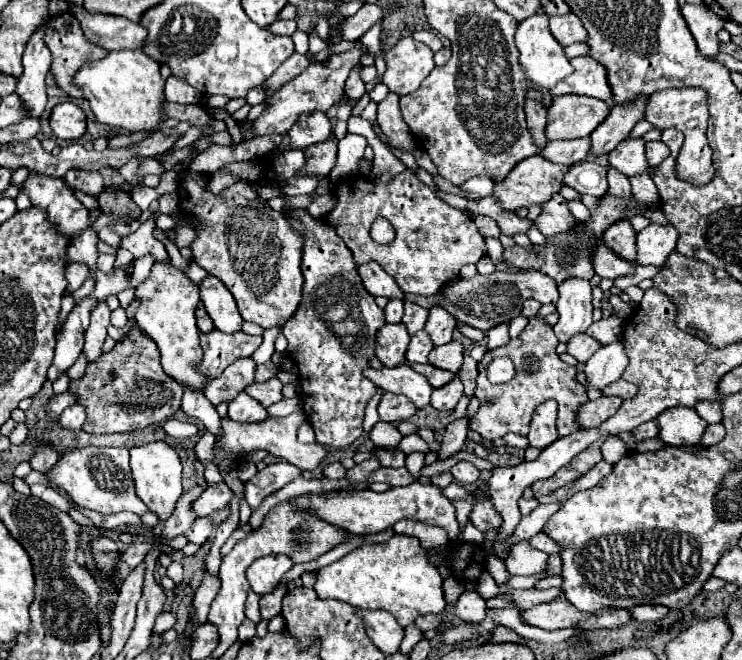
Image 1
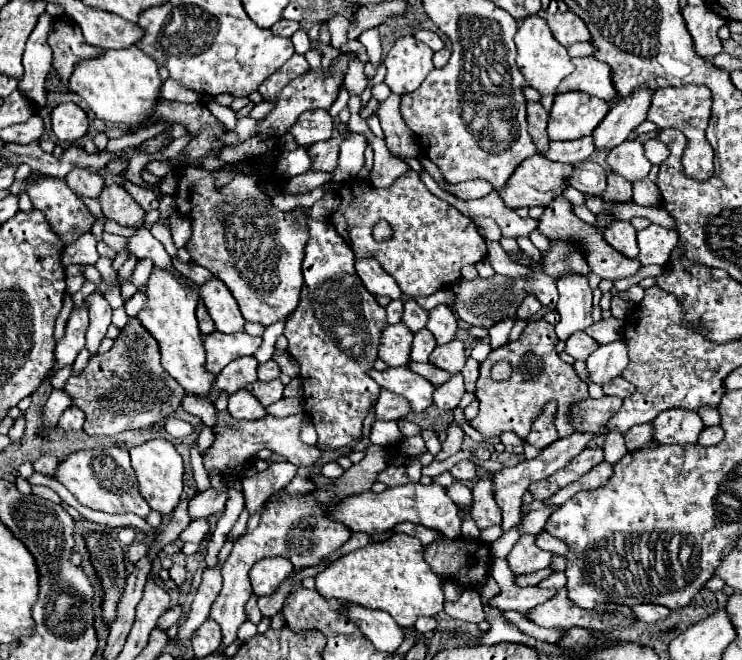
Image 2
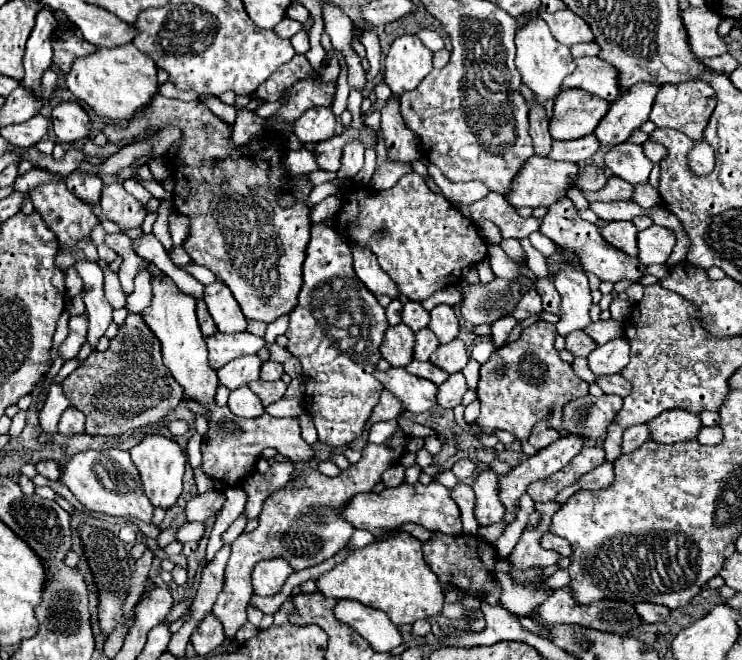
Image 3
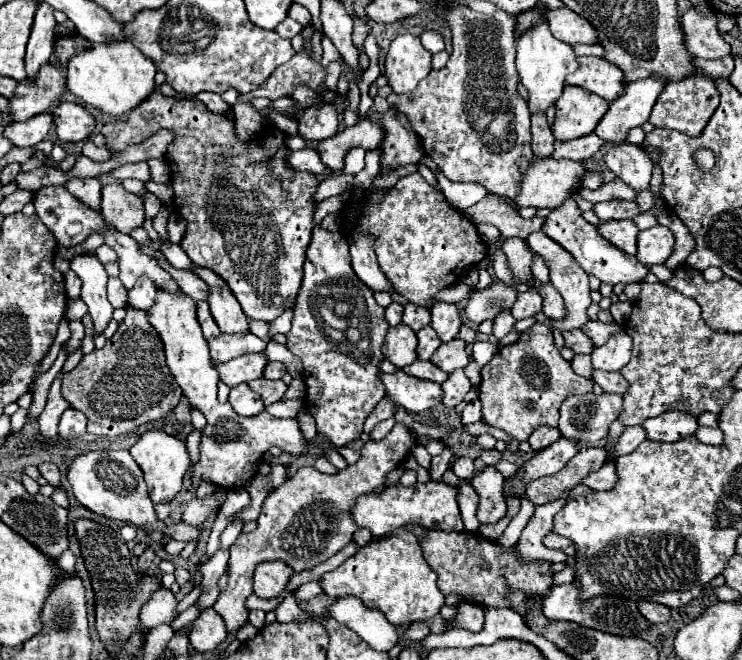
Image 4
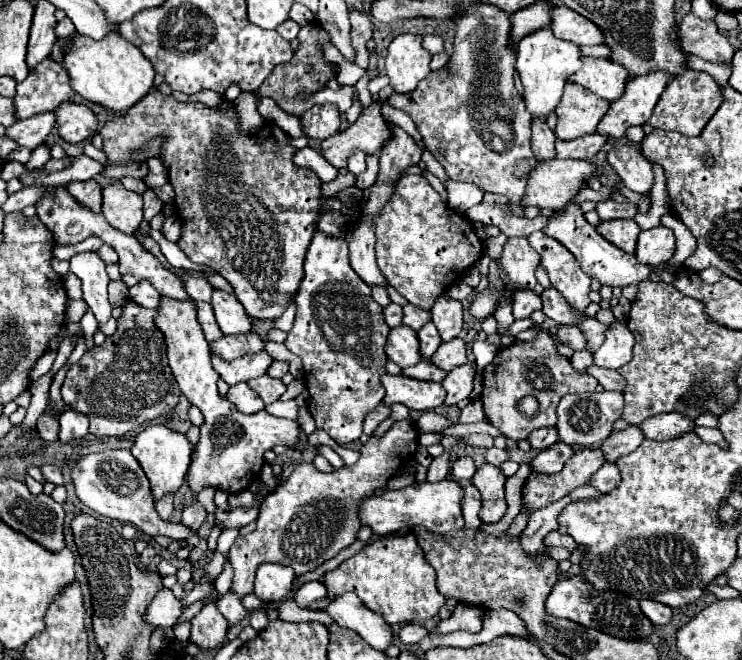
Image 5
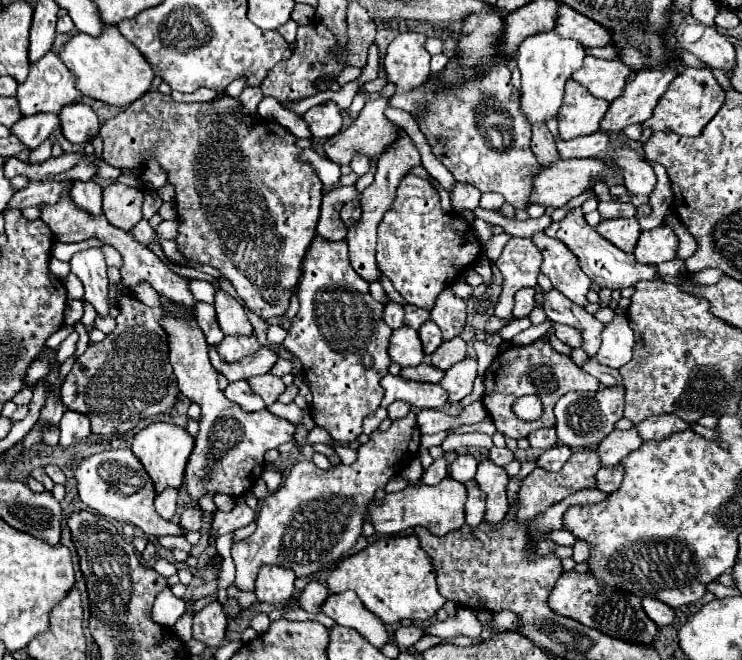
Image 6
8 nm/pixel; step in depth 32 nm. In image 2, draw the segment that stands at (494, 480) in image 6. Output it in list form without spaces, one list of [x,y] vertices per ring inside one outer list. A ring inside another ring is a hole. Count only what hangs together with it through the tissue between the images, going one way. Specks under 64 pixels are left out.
[[[484,474],[484,476],[478,478],[478,482],[472,488],[472,492],[474,492],[472,518],[476,520],[478,528],[488,528],[492,524],[502,522],[502,510],[496,502],[494,482],[492,480],[494,480],[492,474]]]

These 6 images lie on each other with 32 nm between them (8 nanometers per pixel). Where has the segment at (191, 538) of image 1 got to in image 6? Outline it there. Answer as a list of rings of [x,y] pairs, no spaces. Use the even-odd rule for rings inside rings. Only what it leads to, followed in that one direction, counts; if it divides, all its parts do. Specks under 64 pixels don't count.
[[[128,448],[100,452],[100,454],[94,454],[86,460],[82,460],[80,466],[76,468],[74,476],[78,482],[78,496],[82,498],[82,502],[88,508],[96,510],[98,514],[102,514],[106,518],[120,520],[120,522],[134,524],[134,526],[142,528],[144,534],[180,536],[178,524],[166,522],[156,514],[156,510],[154,510],[154,498],[156,498],[154,482],[146,474],[142,462]]]

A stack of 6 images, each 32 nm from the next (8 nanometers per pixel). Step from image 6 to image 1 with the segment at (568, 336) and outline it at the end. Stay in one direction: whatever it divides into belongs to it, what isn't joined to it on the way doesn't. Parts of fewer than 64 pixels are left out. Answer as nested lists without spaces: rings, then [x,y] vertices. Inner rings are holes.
[[[576,334],[576,336],[572,336],[570,340],[568,340],[568,354],[570,356],[574,356],[578,362],[588,362],[588,358],[596,352],[600,348],[600,344],[594,340],[594,338],[590,338],[588,334]]]

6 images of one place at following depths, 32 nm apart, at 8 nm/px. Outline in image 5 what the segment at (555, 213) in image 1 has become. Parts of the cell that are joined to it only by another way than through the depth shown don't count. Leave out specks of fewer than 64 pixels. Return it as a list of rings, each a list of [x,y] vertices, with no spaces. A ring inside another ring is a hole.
[[[568,204],[568,208],[564,210],[562,216],[556,216],[556,218],[550,218],[548,226],[544,228],[544,234],[550,236],[550,238],[556,238],[560,244],[564,244],[574,256],[576,260],[580,262],[580,268],[590,276],[590,278],[596,278],[602,286],[610,286],[610,288],[624,288],[624,286],[630,286],[630,284],[638,284],[642,280],[650,280],[652,276],[652,266],[646,266],[646,264],[640,264],[640,262],[634,262],[634,254],[626,254],[622,252],[620,248],[616,248],[614,244],[610,244],[608,240],[604,240],[594,226],[590,226],[586,220],[584,220],[584,214],[580,210],[580,206],[576,204]]]

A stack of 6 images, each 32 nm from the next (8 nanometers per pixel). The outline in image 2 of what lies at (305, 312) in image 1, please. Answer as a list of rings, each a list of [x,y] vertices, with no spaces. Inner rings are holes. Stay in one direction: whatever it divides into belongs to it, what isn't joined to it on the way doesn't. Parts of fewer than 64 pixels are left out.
[[[308,218],[310,240],[306,244],[306,258],[302,262],[304,286],[300,292],[298,308],[288,316],[284,336],[288,338],[288,352],[300,364],[302,376],[302,398],[304,412],[312,418],[314,428],[318,432],[318,442],[330,448],[342,448],[362,436],[362,422],[368,416],[372,404],[378,400],[380,386],[370,378],[370,370],[378,358],[378,346],[382,338],[382,330],[388,326],[386,310],[376,302],[376,298],[364,290],[360,278],[356,278],[354,270],[354,252],[344,242],[344,238],[334,230],[330,222],[316,222]]]

